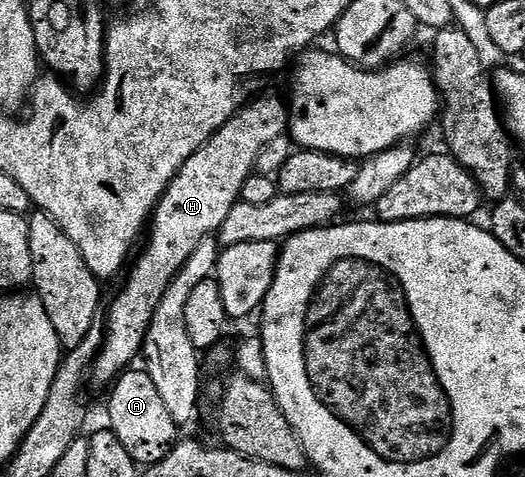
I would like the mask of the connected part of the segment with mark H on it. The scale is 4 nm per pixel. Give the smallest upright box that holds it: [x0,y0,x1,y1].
[89,96,287,390]

